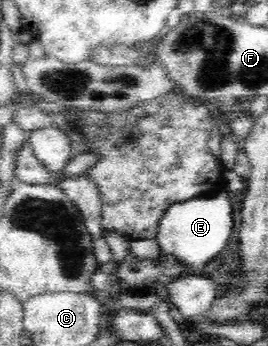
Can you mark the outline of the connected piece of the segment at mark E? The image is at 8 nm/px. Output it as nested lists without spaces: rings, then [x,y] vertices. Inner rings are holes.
[[[222,189],[172,204],[158,224],[156,240],[161,252],[192,268],[210,264],[230,244],[230,235],[234,231],[234,204],[230,198],[230,192]]]

